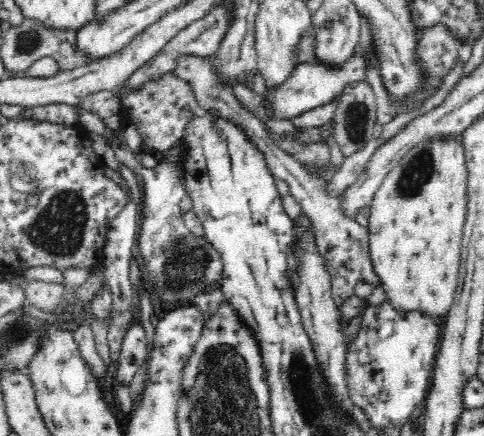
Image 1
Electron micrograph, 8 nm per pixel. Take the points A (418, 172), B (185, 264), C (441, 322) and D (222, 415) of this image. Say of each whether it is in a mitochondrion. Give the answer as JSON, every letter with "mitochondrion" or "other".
{"A":"mitochondrion","B":"mitochondrion","C":"other","D":"mitochondrion"}

